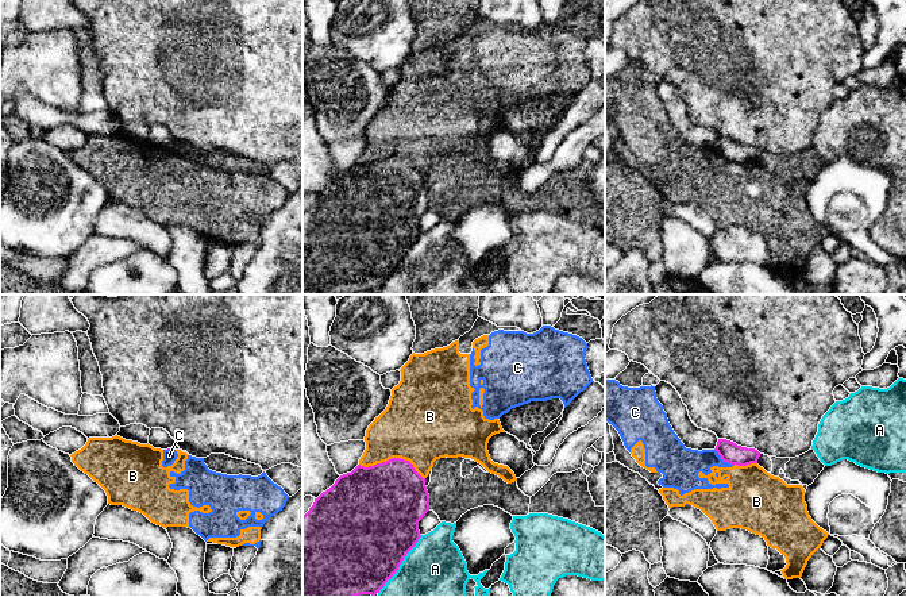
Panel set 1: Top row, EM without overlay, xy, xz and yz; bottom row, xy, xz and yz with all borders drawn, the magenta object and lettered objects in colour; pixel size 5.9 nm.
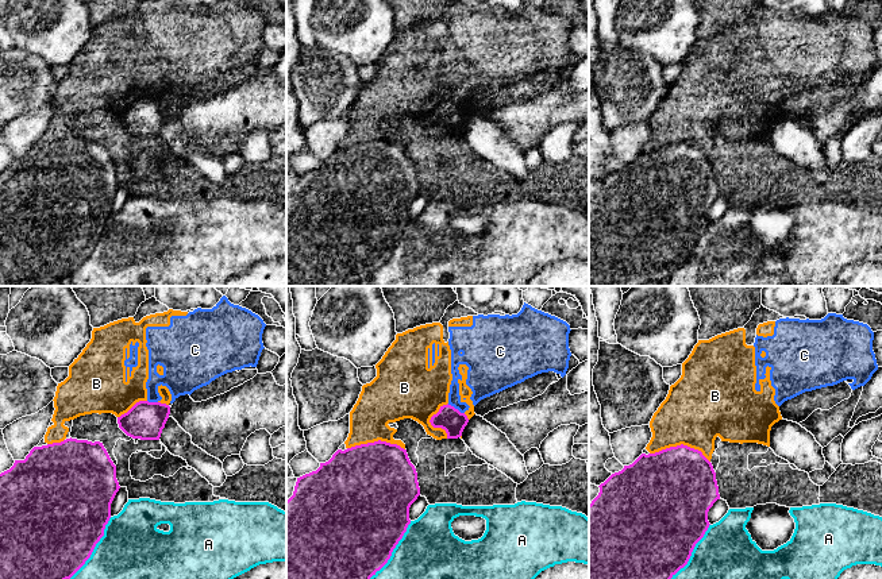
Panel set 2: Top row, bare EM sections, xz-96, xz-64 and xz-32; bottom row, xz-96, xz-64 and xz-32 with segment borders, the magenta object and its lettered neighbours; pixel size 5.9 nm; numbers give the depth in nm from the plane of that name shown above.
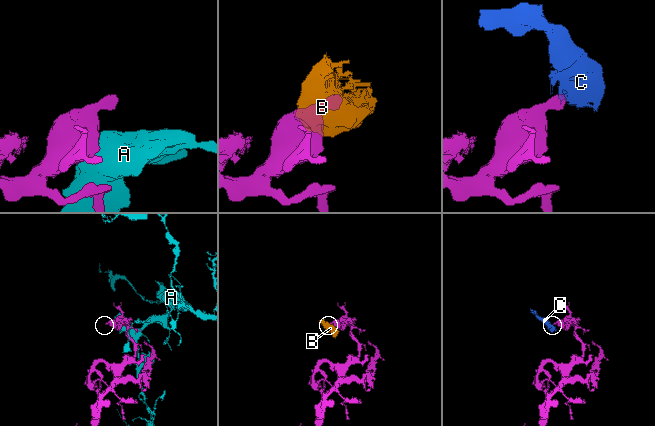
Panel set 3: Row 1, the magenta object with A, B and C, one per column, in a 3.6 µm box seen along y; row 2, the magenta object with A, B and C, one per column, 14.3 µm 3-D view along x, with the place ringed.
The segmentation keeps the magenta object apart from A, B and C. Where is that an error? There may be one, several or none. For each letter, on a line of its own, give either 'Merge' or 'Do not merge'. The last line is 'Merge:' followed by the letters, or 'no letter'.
A: Do not merge
B: Do not merge
C: Do not merge
Merge: no letter

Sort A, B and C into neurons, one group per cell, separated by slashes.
A / B C

